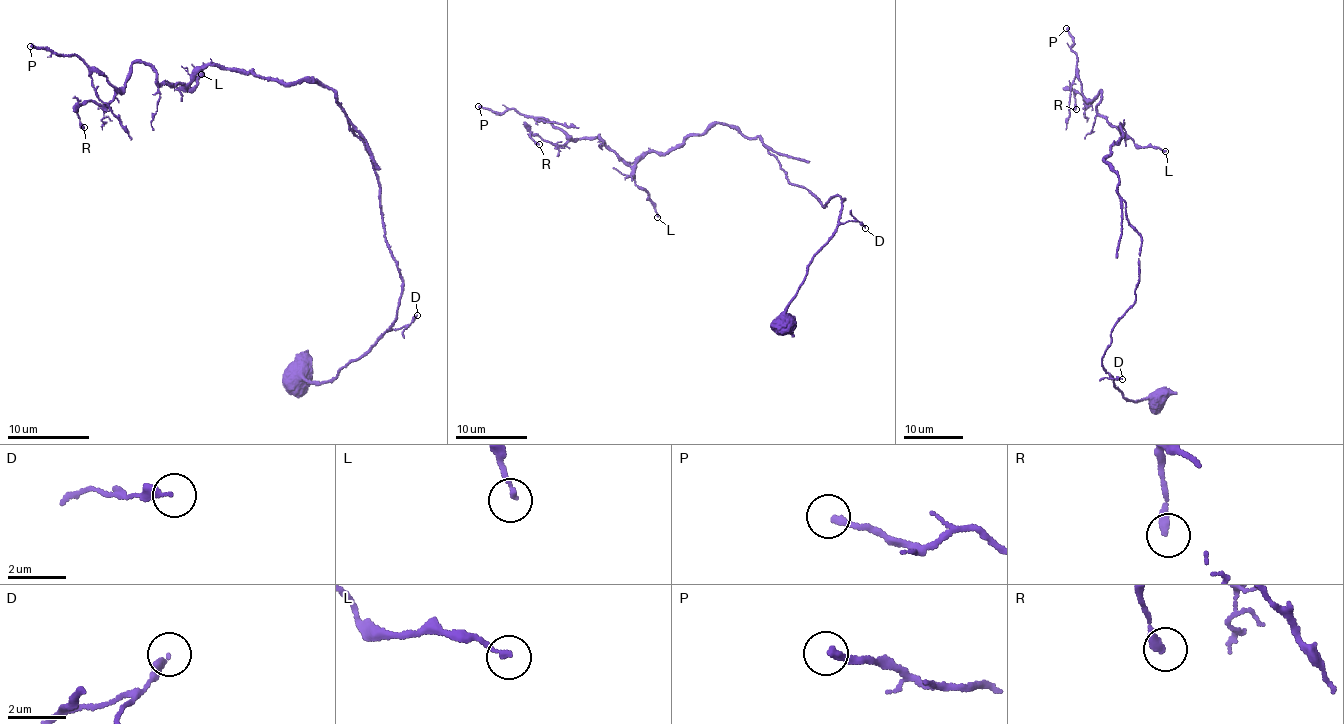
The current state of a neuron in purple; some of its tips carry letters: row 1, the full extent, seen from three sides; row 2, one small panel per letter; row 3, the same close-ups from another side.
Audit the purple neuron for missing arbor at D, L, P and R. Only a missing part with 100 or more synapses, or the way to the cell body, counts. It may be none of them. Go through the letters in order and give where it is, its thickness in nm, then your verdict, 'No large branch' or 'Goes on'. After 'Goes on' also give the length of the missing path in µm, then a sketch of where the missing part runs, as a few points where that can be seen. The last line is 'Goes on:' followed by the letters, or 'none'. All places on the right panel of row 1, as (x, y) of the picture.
D: Place: (1122, 379). Thickness 240 nm. No large branch
L: Place: (1165, 151). Thickness 160 nm. No large branch
P: Place: (1066, 28). Thickness 240 nm. No large branch
R: Place: (1076, 109). Thickness 280 nm. No large branch
Goes on: none

